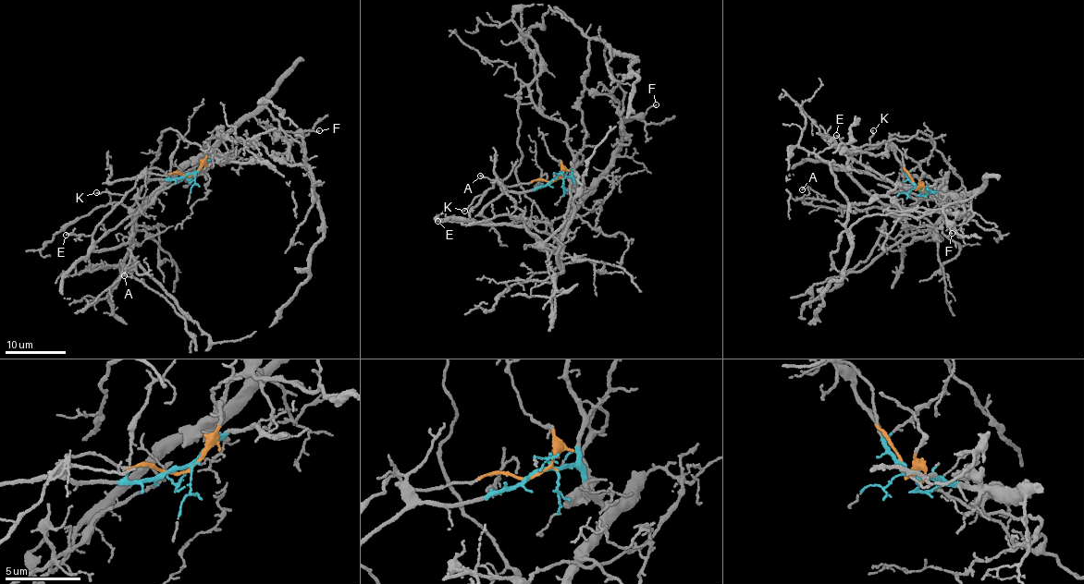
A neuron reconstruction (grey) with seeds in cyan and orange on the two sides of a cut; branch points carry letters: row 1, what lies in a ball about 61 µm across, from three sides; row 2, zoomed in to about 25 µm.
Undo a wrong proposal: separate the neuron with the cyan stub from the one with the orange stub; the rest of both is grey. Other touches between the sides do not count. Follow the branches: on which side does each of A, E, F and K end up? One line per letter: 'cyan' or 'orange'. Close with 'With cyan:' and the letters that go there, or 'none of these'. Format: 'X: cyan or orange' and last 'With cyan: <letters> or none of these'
A: cyan
E: orange
F: cyan
K: orange
With cyan: A, F

